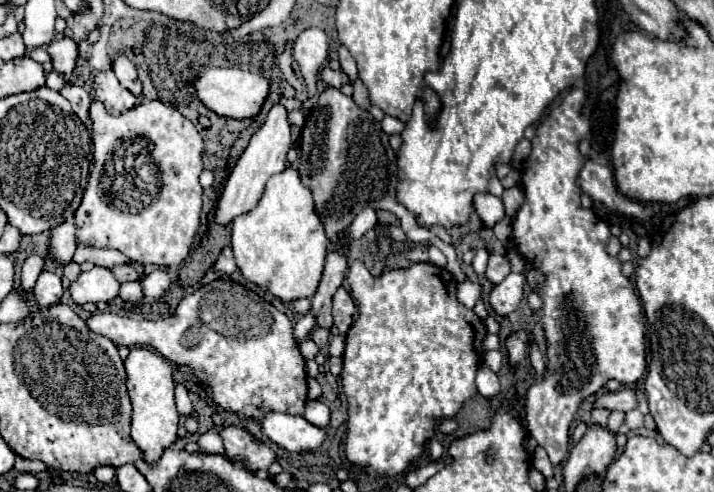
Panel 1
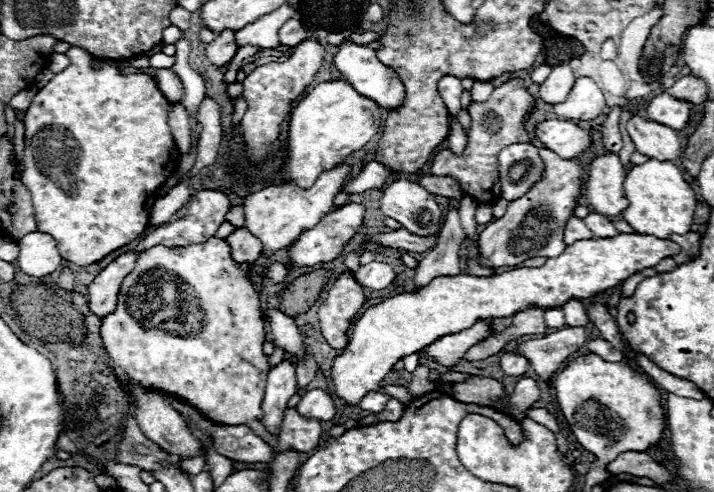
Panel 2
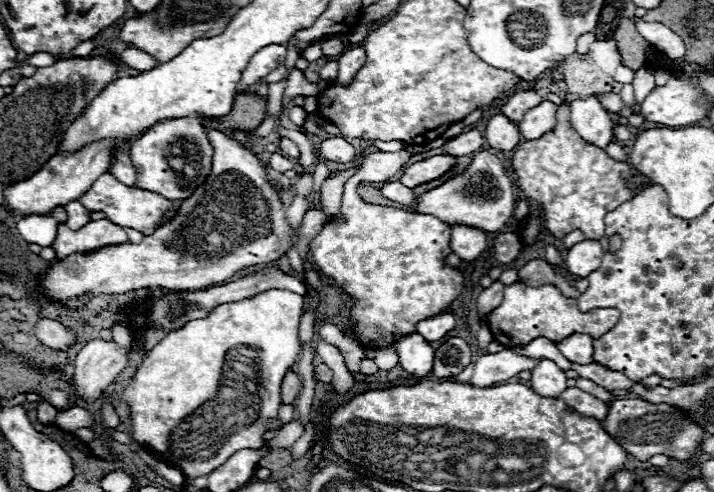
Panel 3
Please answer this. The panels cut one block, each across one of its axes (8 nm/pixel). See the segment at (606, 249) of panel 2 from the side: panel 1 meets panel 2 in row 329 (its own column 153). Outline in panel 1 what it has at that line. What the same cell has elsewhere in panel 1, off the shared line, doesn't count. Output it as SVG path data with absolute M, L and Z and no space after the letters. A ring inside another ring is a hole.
M132 348L126 362L128 376L128 394L132 402L132 442L140 448L146 464L156 464L166 448L176 442L178 430L178 412L174 406L174 380L170 364L144 348Z

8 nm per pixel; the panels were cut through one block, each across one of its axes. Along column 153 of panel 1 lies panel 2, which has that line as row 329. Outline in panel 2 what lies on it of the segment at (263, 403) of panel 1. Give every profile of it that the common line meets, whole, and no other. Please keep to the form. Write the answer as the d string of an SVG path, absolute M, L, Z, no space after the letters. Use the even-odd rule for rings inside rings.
M350 272L342 274L332 288L328 290L326 300L318 308L318 320L322 328L322 336L326 342L336 348L344 350L348 344L348 328L356 322L358 310L364 304L362 286L354 280Z

